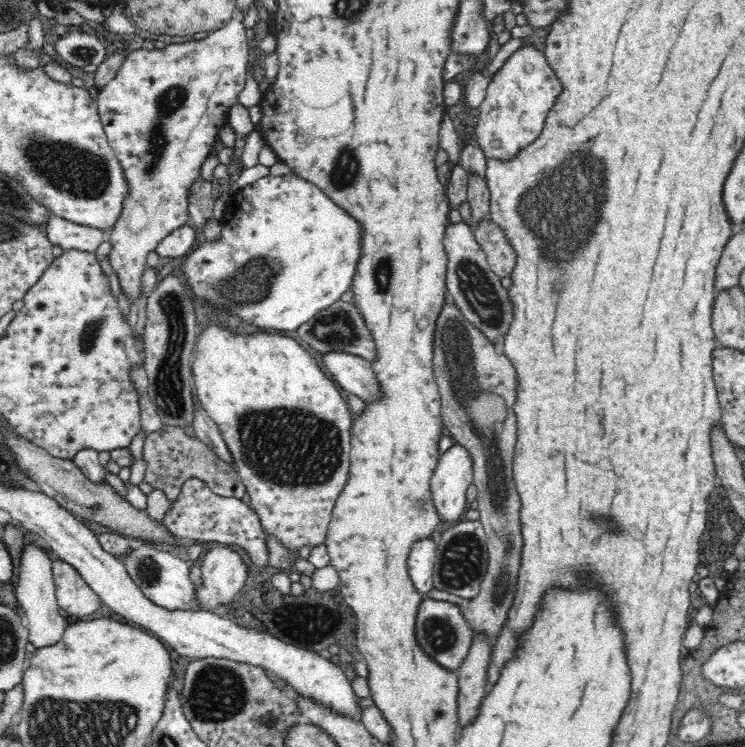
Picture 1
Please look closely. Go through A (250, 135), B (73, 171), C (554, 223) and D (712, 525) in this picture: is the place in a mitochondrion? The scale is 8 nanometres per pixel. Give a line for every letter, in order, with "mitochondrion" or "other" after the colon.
A: other
B: mitochondrion
C: mitochondrion
D: other

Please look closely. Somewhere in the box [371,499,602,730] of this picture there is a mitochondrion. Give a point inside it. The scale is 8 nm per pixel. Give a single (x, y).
(461, 564)

